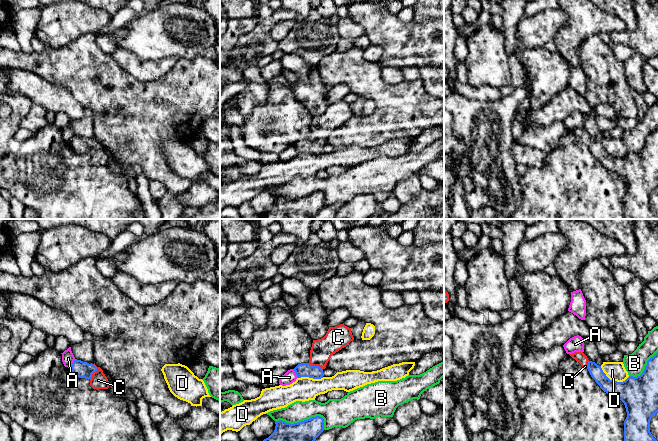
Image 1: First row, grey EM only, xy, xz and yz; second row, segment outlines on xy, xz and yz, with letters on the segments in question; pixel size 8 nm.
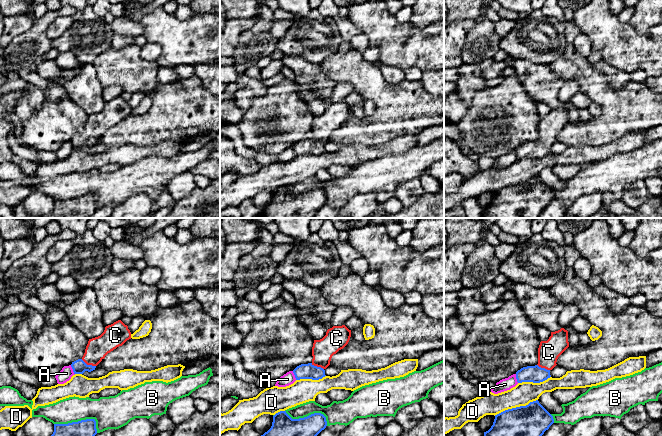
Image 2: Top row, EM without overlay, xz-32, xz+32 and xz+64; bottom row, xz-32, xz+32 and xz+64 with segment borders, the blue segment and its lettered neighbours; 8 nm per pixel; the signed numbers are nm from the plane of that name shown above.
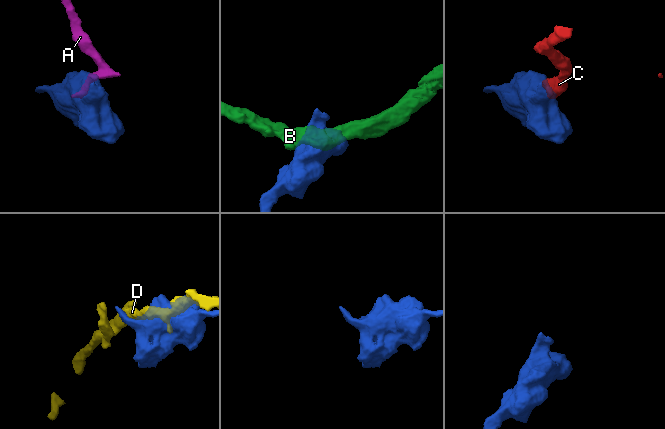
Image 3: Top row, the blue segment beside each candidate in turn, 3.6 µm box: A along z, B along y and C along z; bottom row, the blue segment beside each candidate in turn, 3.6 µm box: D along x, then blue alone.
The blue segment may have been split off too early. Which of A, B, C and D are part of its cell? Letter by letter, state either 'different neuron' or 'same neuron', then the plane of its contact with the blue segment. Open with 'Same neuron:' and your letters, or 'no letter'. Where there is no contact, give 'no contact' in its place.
Same neuron: C
A: different neuron | xy
B: different neuron | xz
C: same neuron | xy
D: different neuron | yz

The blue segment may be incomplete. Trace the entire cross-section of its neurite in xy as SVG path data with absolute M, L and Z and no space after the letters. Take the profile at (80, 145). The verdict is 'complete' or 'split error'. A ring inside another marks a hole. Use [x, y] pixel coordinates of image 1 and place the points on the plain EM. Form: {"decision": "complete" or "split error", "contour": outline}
{"decision": "split error", "contour": "M75 135L71 141L71 147L74 152L90 156L90 162L93 165L108 165L109 157L103 146L94 140L89 140Z"}

